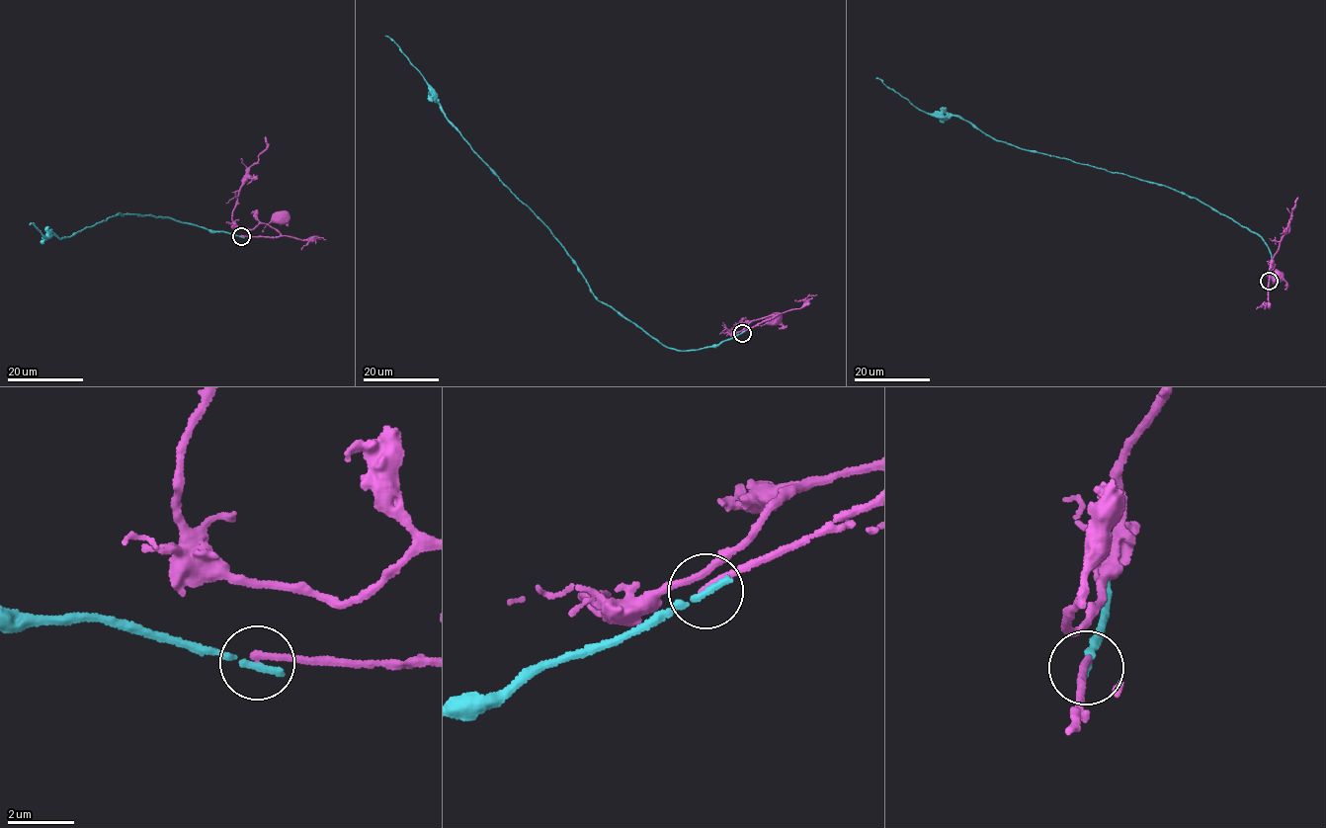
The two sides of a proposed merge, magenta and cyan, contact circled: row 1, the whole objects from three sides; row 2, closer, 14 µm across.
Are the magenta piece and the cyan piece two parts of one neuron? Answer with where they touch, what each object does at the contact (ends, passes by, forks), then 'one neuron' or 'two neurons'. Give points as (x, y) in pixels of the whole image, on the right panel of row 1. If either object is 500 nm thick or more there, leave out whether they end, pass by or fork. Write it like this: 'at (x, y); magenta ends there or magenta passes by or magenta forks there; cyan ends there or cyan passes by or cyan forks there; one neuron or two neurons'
at (1269, 281); magenta ends there; cyan ends there; two neurons

